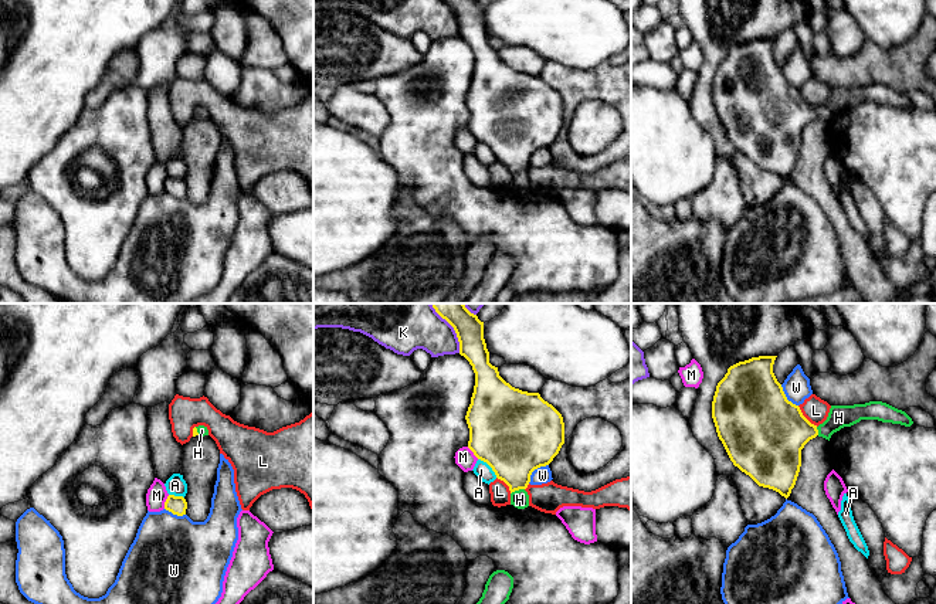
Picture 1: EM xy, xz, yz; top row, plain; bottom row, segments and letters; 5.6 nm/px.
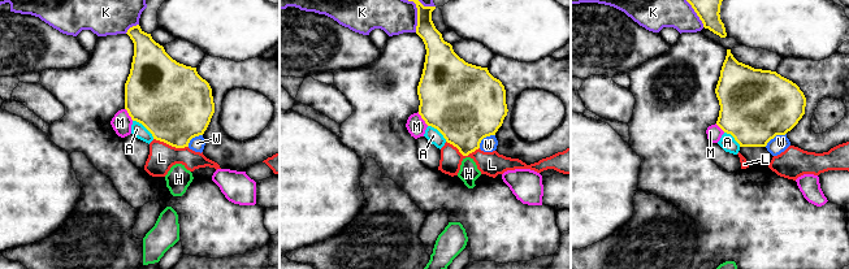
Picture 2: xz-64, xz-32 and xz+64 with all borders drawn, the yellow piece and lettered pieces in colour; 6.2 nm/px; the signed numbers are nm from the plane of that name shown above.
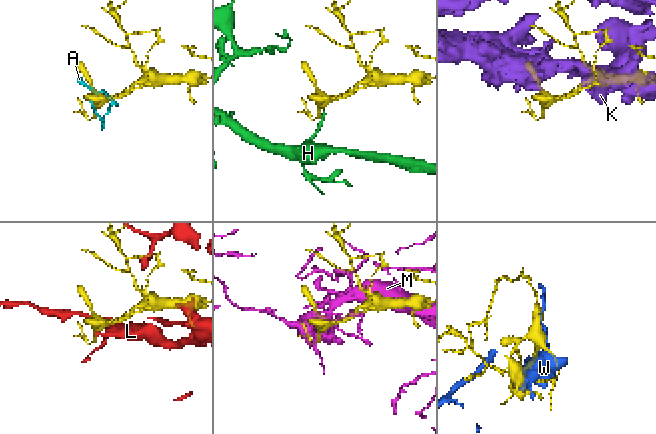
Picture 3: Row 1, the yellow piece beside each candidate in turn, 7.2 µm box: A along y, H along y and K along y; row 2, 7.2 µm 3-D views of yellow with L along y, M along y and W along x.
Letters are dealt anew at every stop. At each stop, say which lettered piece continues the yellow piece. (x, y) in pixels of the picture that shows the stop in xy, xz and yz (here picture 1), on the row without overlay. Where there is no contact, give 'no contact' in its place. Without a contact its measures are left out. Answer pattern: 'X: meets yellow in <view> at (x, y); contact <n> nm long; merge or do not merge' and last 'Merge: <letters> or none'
A: meets yellow in xz at (489, 148); contact 160 nm long; do not merge
H: meets yellow in xz at (516, 172); contact 90 nm long; merge
K: meets yellow in xz at (457, 17); contact 220 nm long; do not merge
L: meets yellow in yz at (804, 99); contact 170 nm long; do not merge
M: meets yellow in xy at (165, 185); contact 90 nm long; do not merge
W: meets yellow in xz at (535, 150); contact 160 nm long; do not merge
Merge: H

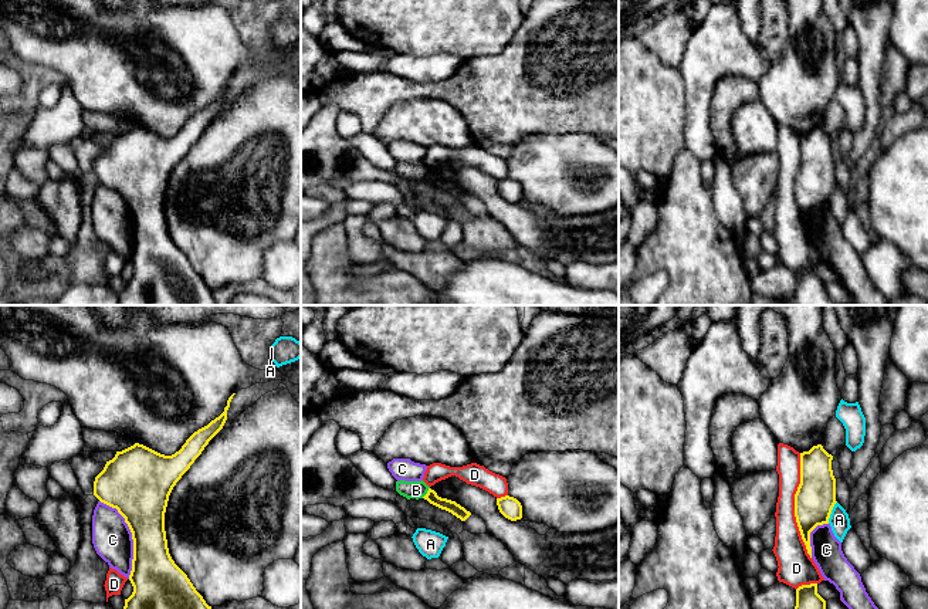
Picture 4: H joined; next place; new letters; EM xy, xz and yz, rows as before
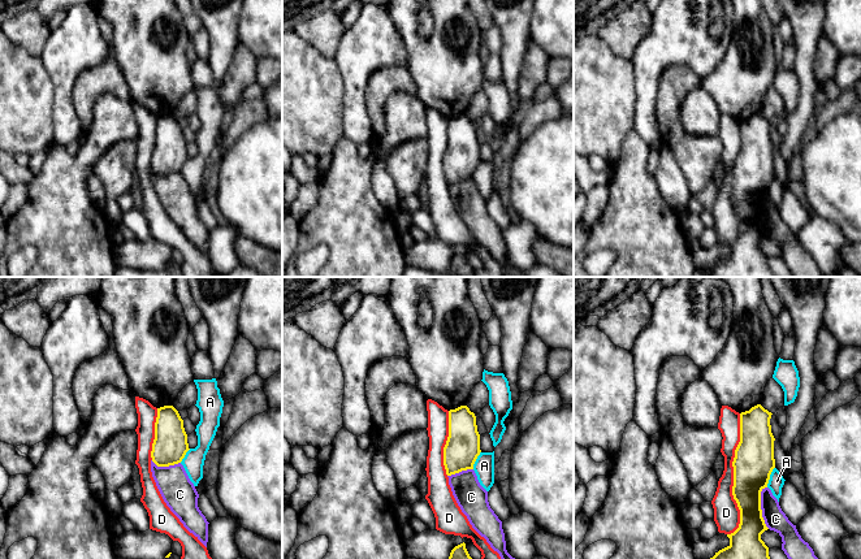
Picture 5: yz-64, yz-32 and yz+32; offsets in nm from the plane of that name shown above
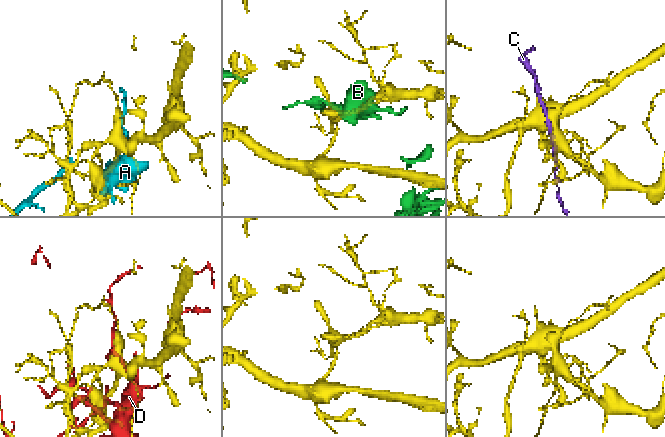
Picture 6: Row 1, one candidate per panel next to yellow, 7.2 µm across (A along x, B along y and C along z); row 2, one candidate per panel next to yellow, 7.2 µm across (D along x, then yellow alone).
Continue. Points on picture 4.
A: meets yellow in yz at (830, 195); contact 140 nm long; do not merge
B: meets yellow in xz at (427, 175); contact 80 nm long; do not merge
C: meets yellow in xy at (132, 217); contact 480 nm long; do not merge
D: meets yellow in yz at (795, 188); contact 600 nm long; do not merge
Merge: none

